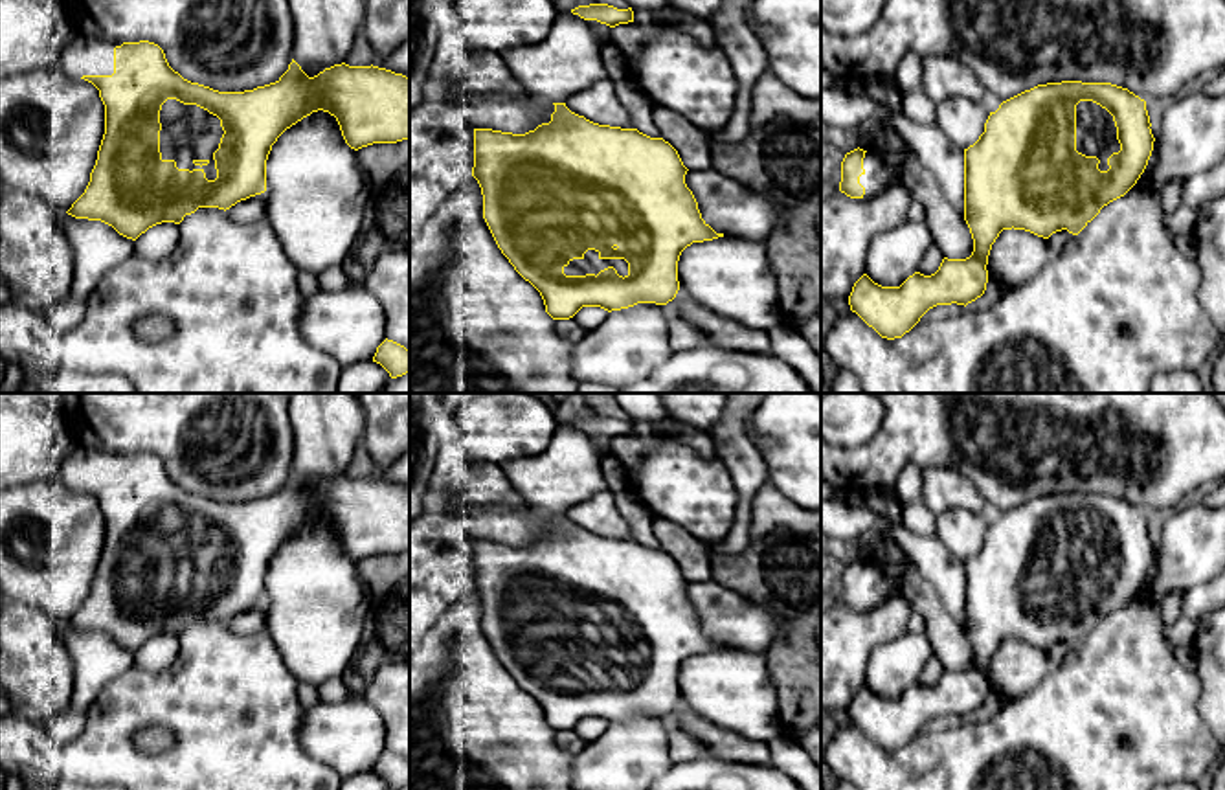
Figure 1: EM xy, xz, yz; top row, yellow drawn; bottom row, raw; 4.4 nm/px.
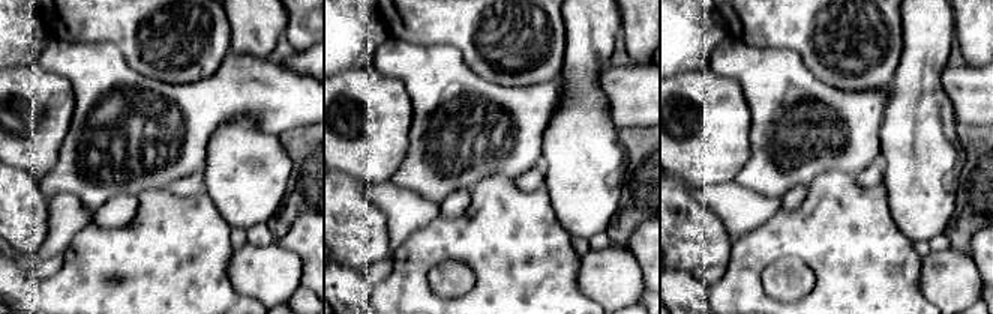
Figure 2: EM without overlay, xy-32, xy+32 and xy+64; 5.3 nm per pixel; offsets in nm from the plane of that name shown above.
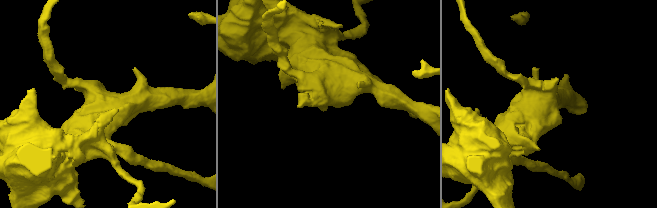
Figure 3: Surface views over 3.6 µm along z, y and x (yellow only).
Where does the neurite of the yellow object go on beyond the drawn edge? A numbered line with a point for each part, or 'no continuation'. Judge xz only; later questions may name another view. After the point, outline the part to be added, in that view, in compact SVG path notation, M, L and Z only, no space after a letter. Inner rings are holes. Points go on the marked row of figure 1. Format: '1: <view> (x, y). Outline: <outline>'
1: xz (590, 263). Outline: M588 250L582 259L569 261L564 266L566 276L586 276L586 274L599 274L601 270L613 266L619 276L628 276L628 263L624 259L601 259L599 252Z

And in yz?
1: yz (1095, 129). Outline: M1093 101L1076 105L1076 151L1096 156L1100 171L1107 171L1107 158L1120 151L1113 116Z

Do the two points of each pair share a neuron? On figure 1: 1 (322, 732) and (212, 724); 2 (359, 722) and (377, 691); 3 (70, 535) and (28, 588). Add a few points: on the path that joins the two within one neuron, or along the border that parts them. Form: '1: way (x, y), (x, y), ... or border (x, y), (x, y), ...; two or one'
1: border (303, 708), (300, 744), (314, 759), (327, 765); two
2: border (359, 697), (381, 715), (386, 743); two
3: way (57, 548), (46, 559), (46, 568), (39, 575); one

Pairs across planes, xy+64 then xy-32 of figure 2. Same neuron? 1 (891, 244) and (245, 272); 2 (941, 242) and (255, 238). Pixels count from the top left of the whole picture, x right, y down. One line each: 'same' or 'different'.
1: different
2: same

